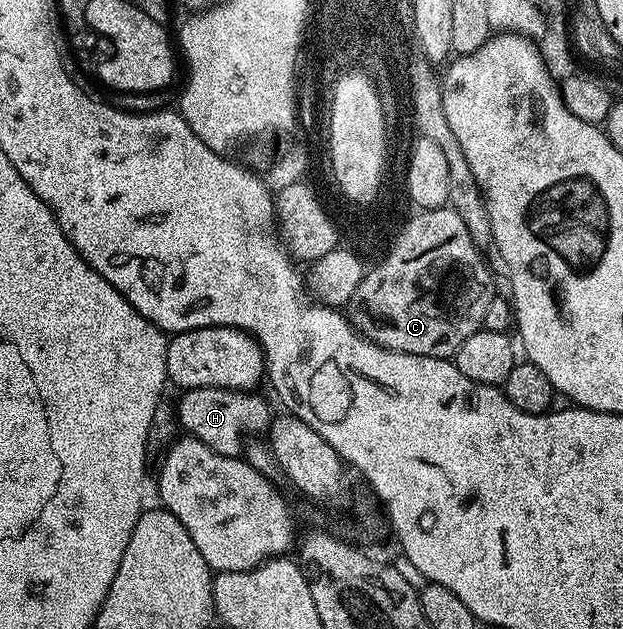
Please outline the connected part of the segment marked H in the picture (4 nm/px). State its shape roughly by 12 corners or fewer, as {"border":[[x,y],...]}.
{"border":[[184,390],[178,426],[223,458],[273,417],[256,392]]}

